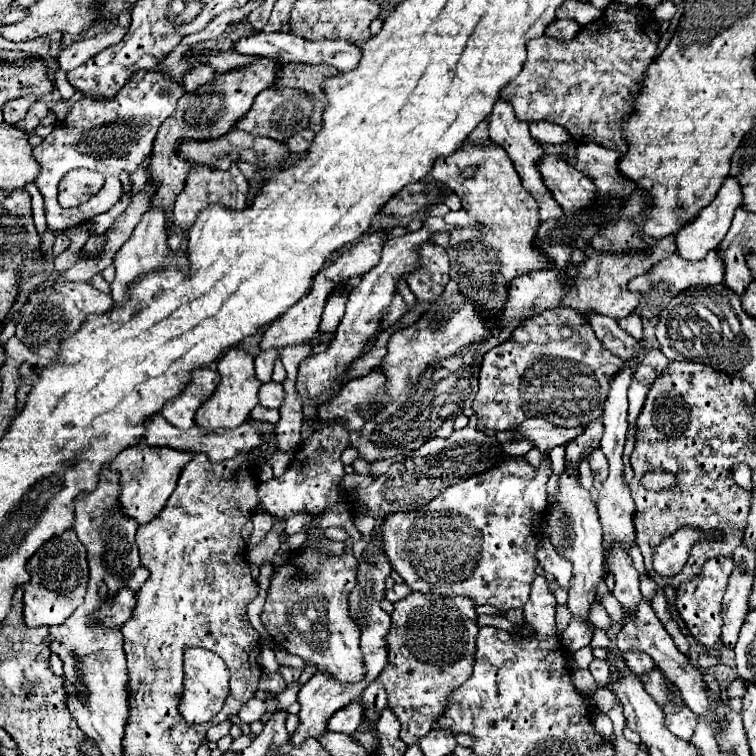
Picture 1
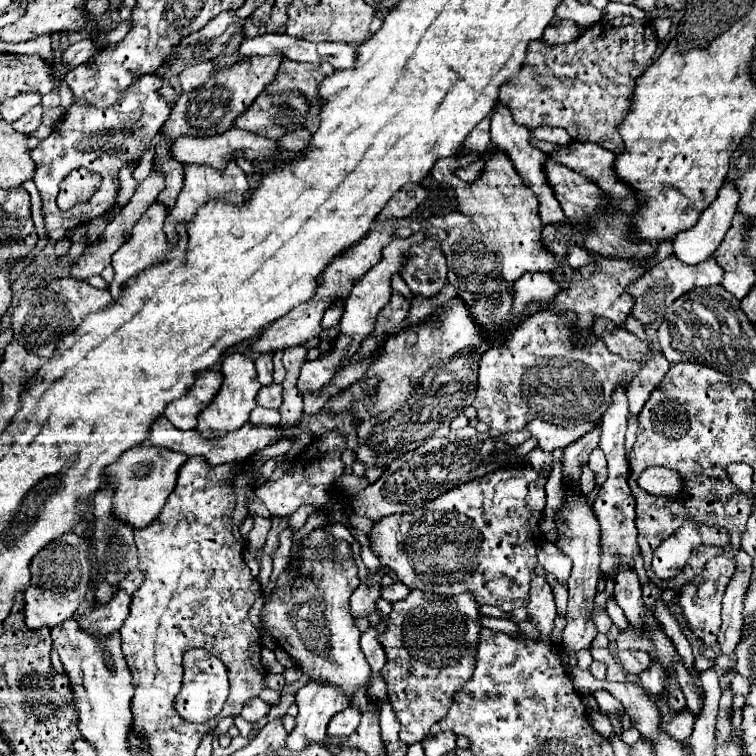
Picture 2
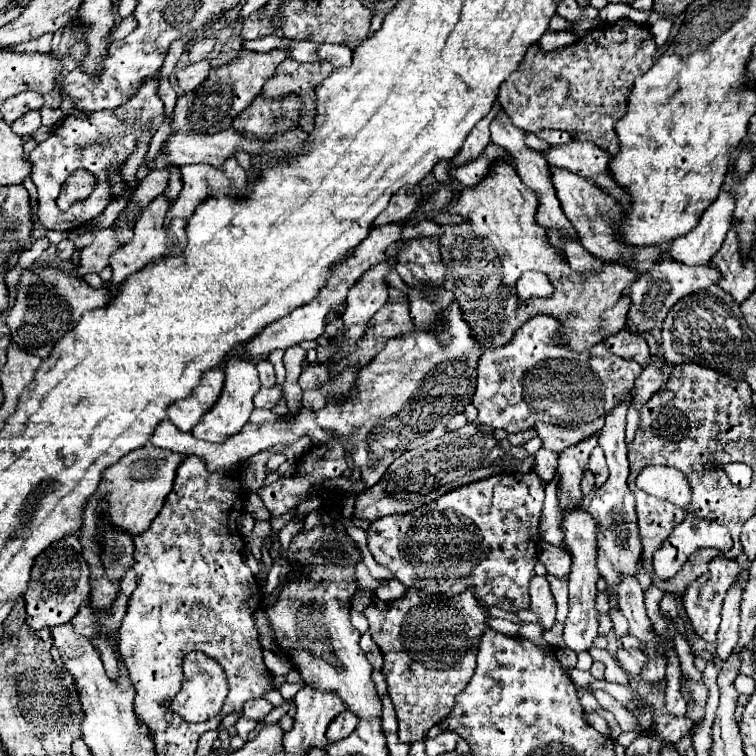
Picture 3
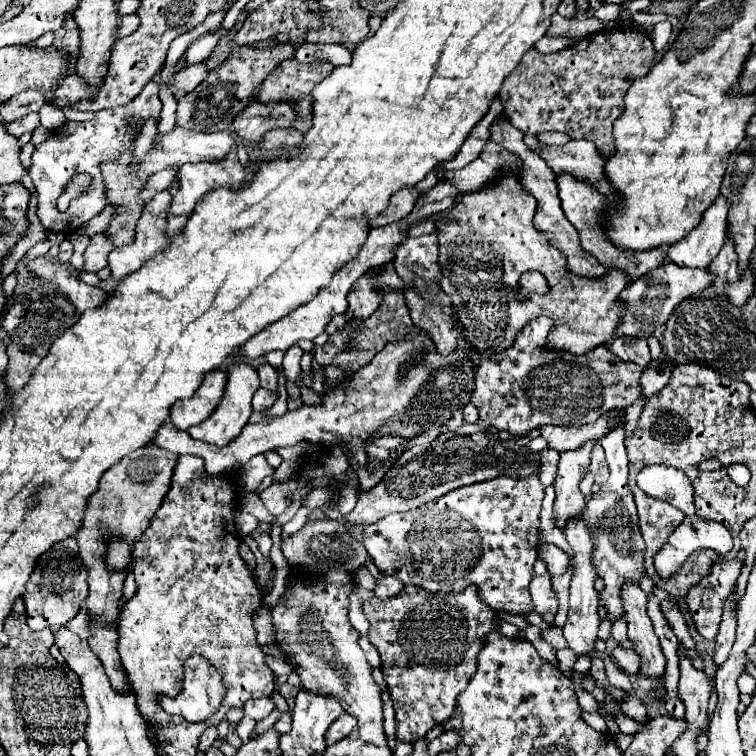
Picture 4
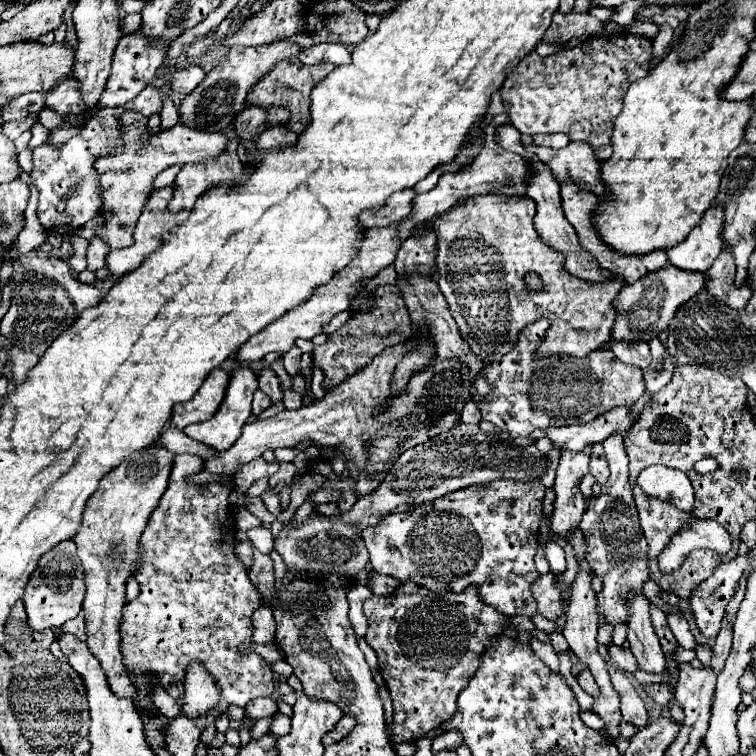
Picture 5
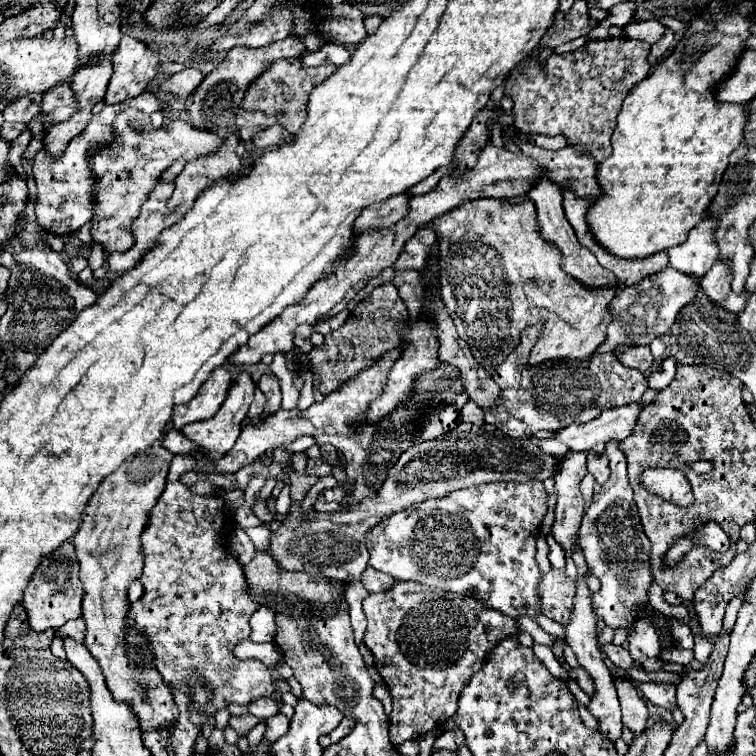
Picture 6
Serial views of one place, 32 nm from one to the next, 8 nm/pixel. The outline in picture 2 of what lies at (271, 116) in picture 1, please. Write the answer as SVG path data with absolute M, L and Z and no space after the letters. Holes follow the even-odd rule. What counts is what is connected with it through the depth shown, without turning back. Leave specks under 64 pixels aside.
M262 92L252 102L252 108L248 108L244 116L236 118L234 126L270 140L278 140L280 136L302 128L306 114L308 102L300 96L300 92L284 92L278 96Z

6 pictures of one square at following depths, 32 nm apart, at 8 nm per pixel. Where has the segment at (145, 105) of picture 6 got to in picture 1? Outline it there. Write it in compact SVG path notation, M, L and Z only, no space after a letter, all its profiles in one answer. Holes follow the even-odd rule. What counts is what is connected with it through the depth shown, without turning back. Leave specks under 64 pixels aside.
M148 72L142 80L132 80L126 84L120 94L110 100L90 100L80 98L72 104L70 112L66 114L66 120L56 124L52 134L48 134L40 146L34 148L34 156L40 164L40 176L36 176L34 184L38 186L40 194L44 196L44 208L46 208L46 222L48 230L68 230L74 226L80 226L94 216L108 212L122 194L122 182L120 172L128 170L130 174L142 164L148 152L152 152L152 142L156 136L156 128L176 110L178 98L184 94L184 88L176 82L172 82L162 72ZM168 90L168 94L166 94ZM86 102L86 108L84 108ZM80 104L82 104L82 116L80 116ZM154 124L154 128L150 126ZM106 126L120 126L120 128L106 128ZM124 126L132 128L130 134L124 132ZM72 168L90 168L104 174L104 186L96 196L92 196L88 202L76 206L76 208L60 208L56 196L58 196L58 182L60 178L72 170Z

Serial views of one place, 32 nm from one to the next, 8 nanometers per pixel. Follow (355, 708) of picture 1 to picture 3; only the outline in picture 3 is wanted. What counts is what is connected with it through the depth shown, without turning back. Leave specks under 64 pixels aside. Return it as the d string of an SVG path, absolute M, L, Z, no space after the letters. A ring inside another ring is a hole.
M348 710L342 712L336 720L332 720L332 724L326 730L328 742L338 742L338 740L350 736L352 730L356 728L356 724L358 724L358 718L352 712L348 712Z

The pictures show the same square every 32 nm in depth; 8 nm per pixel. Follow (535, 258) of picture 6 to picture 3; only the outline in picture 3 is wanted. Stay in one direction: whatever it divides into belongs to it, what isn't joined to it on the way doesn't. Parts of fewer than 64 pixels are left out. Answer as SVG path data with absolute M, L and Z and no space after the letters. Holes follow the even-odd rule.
M508 162L494 164L490 176L476 188L462 190L448 210L462 216L464 222L458 226L444 226L440 238L440 254L446 266L444 288L454 292L454 300L466 316L464 320L468 320L472 334L484 348L510 344L512 336L526 320L536 314L548 314L562 324L556 342L584 352L624 326L630 300L622 290L630 286L638 274L630 272L624 264L612 262L604 264L602 272L570 272L568 264L562 262L562 254L548 244L544 228L536 224L536 208L538 202L534 192L522 184ZM524 270L544 272L554 286L552 296L534 296L520 304L512 290Z

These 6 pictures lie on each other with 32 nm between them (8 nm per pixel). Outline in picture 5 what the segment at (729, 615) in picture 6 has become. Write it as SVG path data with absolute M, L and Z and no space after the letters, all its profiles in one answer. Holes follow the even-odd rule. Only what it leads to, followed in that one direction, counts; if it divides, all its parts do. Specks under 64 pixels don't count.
M748 573L744 574L744 576L740 579L739 588L734 595L734 597L730 600L726 607L725 615L727 617L727 620L733 624L736 619L736 614L739 609L741 601L744 599L745 591L746 591L746 585L747 585L747 575Z

